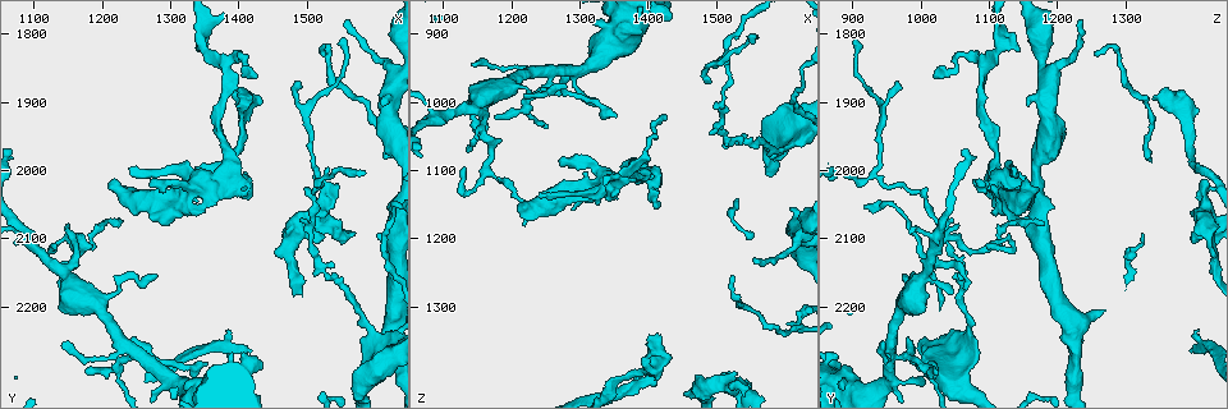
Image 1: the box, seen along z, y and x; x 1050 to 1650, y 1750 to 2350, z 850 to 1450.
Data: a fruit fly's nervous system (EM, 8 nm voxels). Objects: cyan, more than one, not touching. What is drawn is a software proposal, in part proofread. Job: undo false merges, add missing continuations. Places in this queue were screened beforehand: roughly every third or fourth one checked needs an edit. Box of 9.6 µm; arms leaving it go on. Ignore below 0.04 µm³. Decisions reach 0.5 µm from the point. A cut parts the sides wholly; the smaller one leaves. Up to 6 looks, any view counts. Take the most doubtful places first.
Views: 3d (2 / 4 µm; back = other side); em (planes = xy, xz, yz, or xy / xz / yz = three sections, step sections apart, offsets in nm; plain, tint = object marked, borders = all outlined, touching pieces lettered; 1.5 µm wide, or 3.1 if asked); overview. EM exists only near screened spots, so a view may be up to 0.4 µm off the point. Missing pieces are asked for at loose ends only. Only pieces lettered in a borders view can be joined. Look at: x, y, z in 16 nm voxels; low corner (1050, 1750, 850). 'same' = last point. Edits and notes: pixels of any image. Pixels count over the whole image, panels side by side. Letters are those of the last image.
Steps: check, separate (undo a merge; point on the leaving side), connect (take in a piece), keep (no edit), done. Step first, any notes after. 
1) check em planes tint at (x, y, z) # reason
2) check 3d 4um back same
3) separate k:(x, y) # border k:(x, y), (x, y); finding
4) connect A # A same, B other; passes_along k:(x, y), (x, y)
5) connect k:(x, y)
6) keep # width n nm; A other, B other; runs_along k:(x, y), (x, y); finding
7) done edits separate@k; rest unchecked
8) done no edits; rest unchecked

check em planes tint at (1260, 2275, 955) # calibre changes

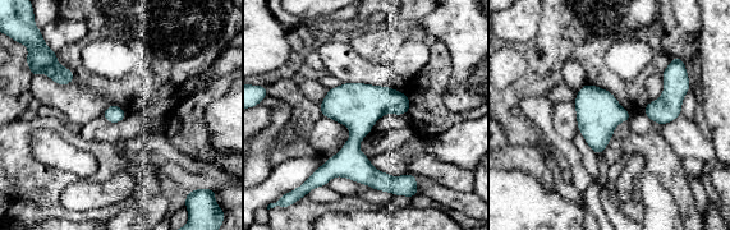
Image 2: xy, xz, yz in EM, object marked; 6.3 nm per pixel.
check em planes borders same

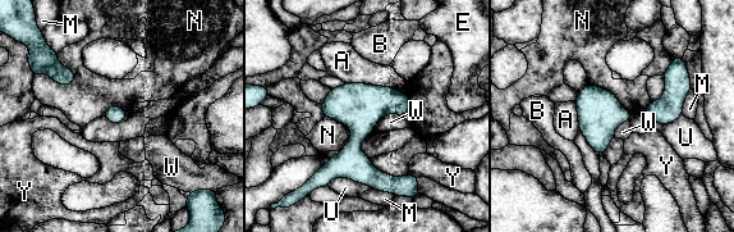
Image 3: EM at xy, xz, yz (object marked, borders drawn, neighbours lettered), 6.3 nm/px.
keep # width 120 nm; A other, B other, E other, M other, N other, U other, W other, Y other; one cell here

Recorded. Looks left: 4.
check em planes borders at (1355, 2280, 1020) # thin end

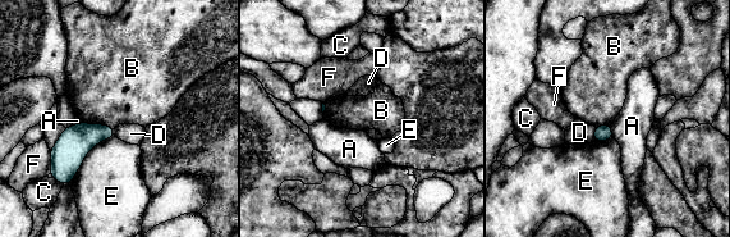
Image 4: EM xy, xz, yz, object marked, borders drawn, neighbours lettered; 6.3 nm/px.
keep # width 100 nm; longest_contact E 420 nm; A other, B other, C other, D other, E other, F other; none of them fits

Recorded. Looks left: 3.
check em planes tint at (1170, 2295, 1020) # tapers out

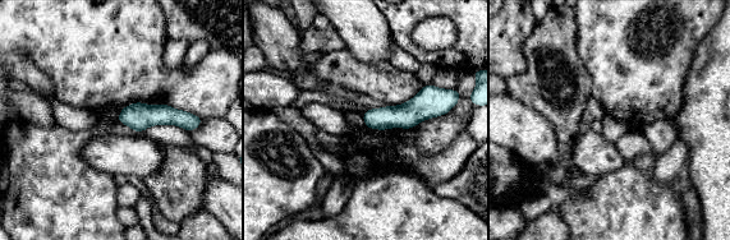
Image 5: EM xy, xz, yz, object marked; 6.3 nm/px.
check em planes borders same # what lies round it

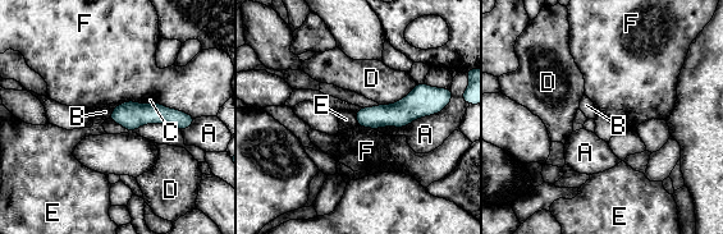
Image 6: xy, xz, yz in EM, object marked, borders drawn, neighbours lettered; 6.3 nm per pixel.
keep # longest_contact A 360 nm; A other, B other, C other, D other, E other, F other; border 6:(353, 113), (358, 125); no lettered piece goes on from it

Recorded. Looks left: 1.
done no edits; rest unchecked

